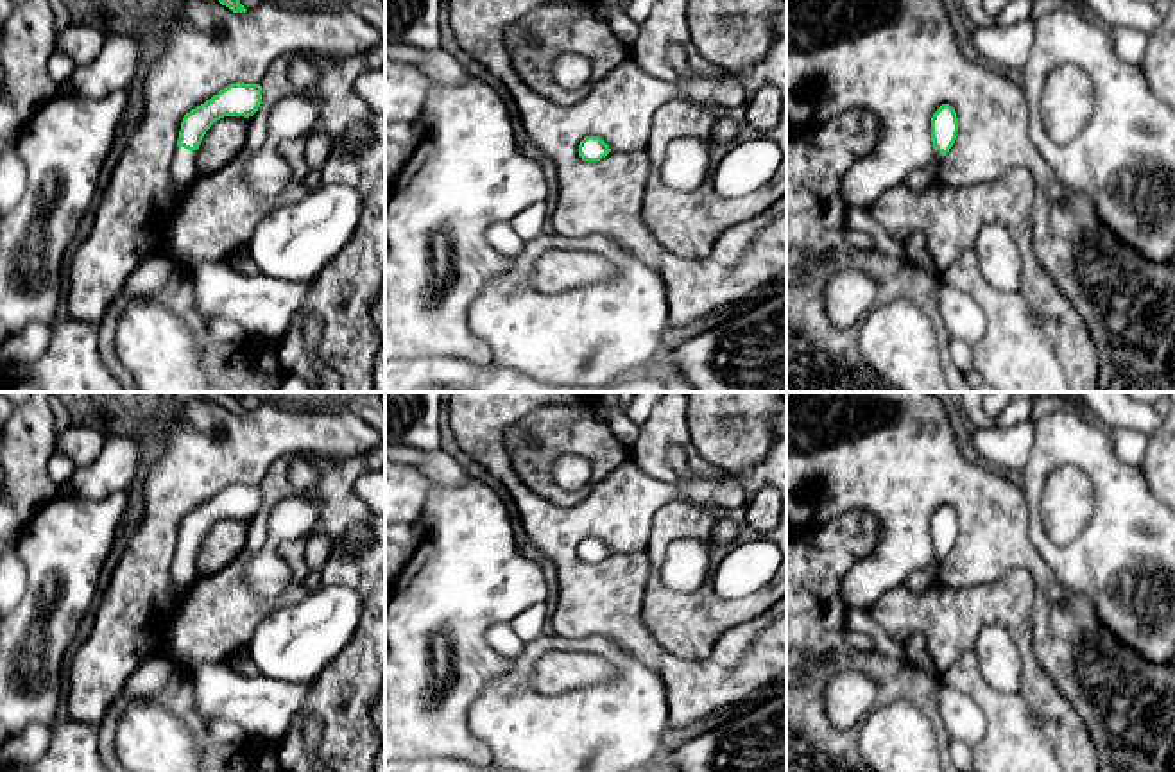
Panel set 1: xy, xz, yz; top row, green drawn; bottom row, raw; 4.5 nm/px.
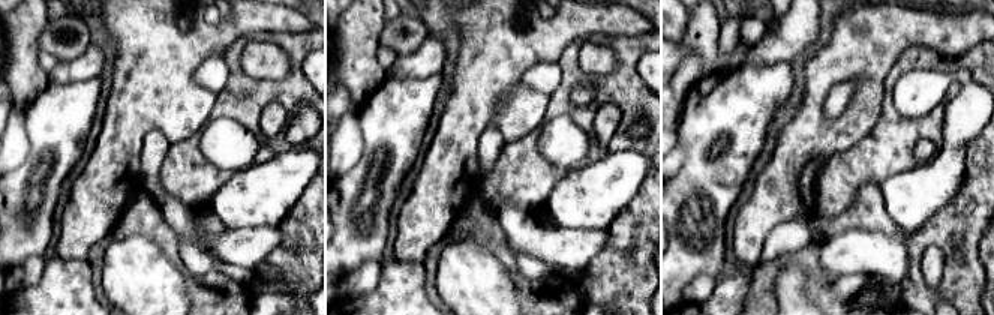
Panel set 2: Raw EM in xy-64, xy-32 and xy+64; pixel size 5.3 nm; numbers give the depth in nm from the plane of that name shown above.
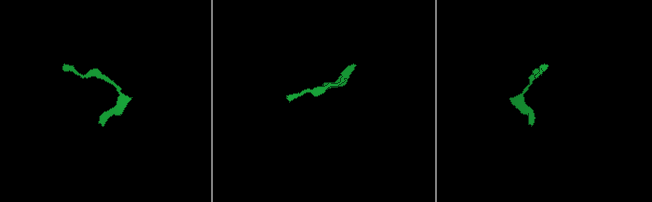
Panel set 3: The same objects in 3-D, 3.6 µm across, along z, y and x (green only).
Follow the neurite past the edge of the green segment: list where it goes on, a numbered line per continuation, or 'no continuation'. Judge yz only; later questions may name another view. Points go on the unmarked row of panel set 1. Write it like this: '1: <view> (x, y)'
1: yz (923, 579)

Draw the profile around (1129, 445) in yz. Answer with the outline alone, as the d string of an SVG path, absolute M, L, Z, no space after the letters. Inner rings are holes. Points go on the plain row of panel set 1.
M1114 428L1109 432L1114 453L1130 467L1141 467L1148 448L1148 437L1136 430Z

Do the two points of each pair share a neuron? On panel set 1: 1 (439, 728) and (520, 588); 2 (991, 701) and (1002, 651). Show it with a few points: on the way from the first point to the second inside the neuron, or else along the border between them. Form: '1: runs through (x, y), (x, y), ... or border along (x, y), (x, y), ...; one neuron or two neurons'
1: runs through (457, 690), (464, 677), (464, 634), (482, 617); one neuron
2: border along (975, 651), (980, 676), (1000, 692), (1018, 694); two neurons

